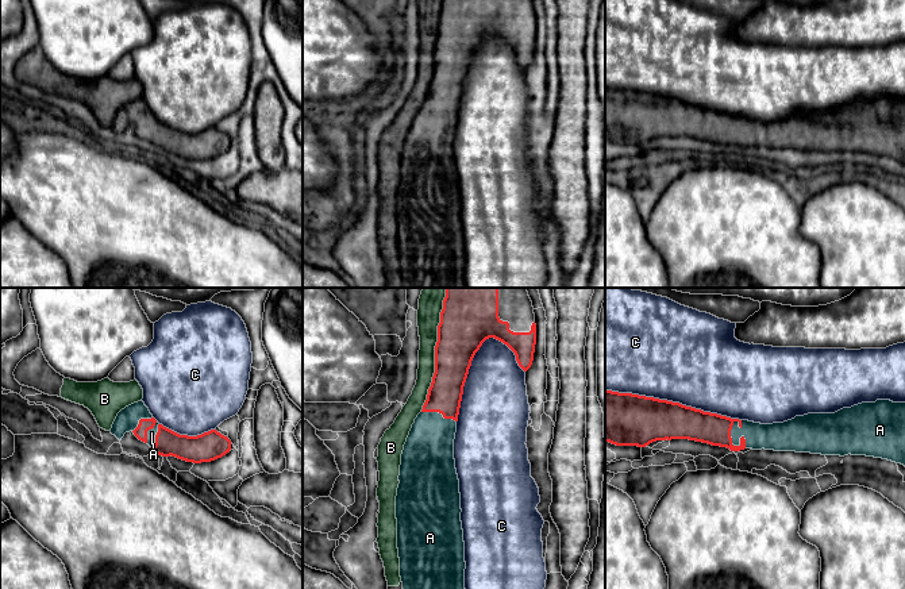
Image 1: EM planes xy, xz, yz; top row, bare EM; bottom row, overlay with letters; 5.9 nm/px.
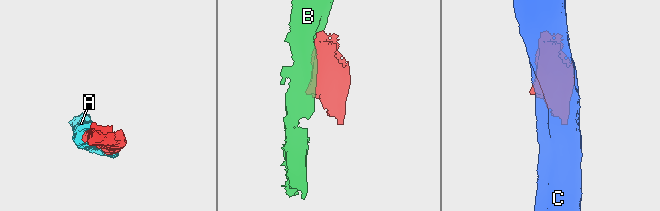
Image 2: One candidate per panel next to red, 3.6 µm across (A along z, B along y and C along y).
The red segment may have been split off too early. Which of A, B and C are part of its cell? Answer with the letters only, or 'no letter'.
A

